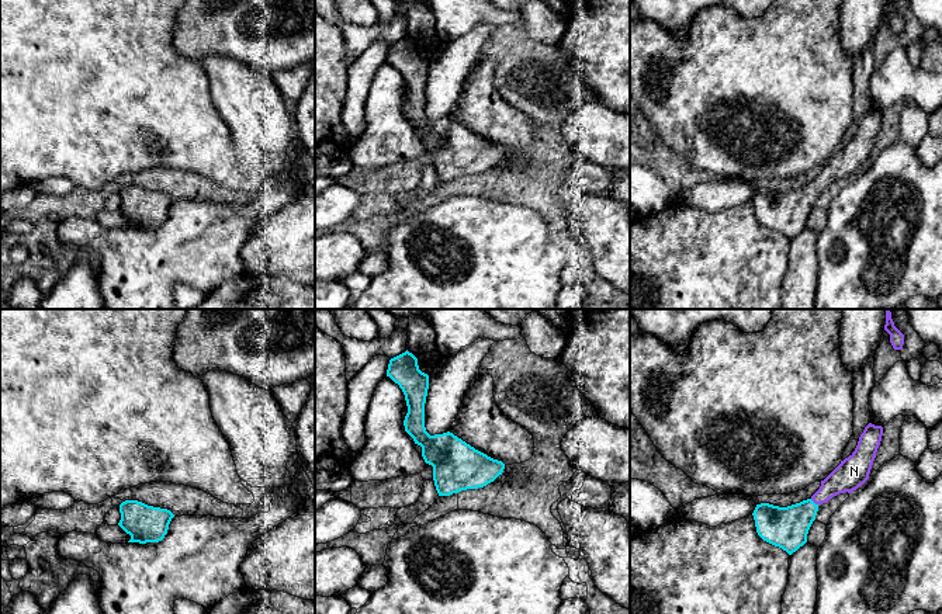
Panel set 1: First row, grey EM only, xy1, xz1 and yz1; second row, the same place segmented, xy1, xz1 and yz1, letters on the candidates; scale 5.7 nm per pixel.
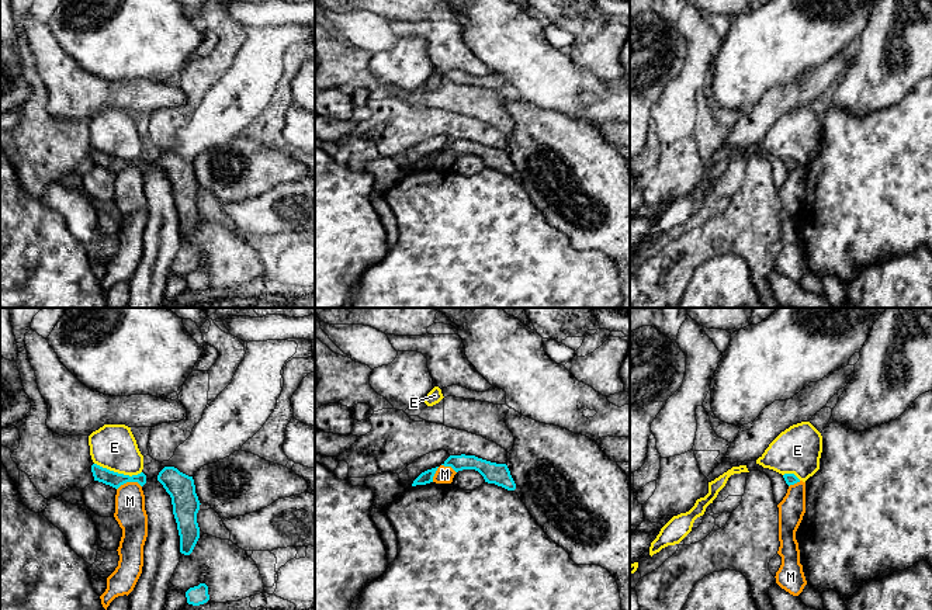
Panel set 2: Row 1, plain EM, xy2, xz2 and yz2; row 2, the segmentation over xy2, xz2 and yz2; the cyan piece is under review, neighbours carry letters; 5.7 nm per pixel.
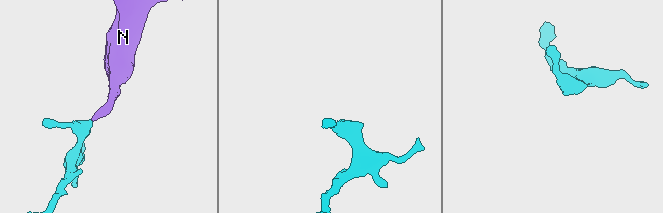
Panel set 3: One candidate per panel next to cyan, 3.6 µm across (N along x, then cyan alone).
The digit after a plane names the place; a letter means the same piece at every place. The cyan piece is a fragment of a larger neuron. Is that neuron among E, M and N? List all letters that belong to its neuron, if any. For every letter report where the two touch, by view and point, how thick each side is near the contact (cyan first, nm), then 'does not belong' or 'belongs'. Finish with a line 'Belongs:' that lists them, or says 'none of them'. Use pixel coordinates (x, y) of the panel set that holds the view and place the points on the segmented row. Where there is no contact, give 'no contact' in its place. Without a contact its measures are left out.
E: xy2 (117, 472) | 90/260 nm | does not belong
M: xy2 (128, 481) | 90/180 nm | does not belong
N: yz1 (813, 502) | 240/170 nm | belongs
Belongs: N

